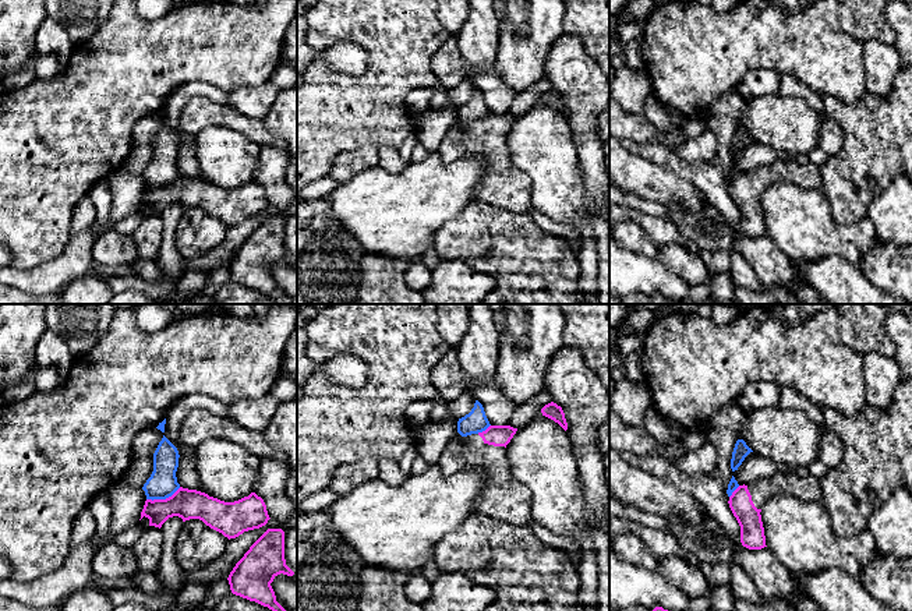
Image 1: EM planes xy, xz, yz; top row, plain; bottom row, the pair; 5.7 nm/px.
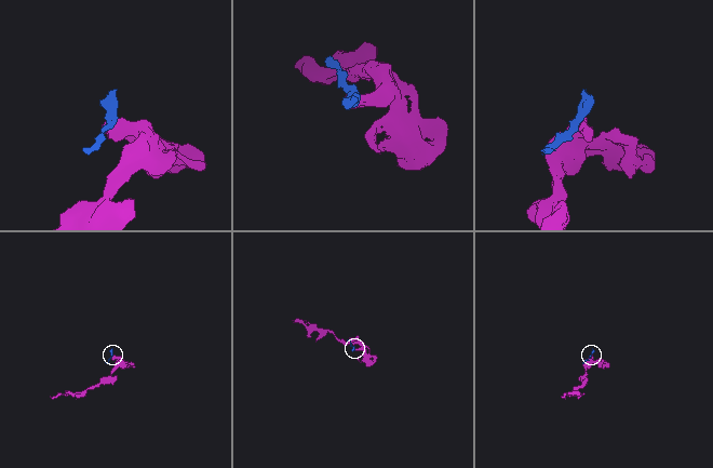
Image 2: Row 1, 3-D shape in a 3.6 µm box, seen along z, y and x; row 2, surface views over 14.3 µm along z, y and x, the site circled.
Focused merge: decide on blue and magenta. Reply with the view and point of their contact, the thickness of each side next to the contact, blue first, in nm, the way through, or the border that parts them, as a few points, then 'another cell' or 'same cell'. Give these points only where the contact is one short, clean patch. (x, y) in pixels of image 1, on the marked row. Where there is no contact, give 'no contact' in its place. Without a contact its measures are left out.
contact xy (163, 498); calibres 160 and 180 nm; border xy (180, 487), (165, 498), (147, 500); another cell

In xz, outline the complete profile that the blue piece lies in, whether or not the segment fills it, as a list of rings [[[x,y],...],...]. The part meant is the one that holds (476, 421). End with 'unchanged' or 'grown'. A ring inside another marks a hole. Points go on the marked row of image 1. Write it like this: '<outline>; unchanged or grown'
[[[476,400],[474,407],[469,414],[464,417],[459,418],[457,421],[457,432],[462,437],[467,437],[471,434],[478,434],[485,431],[489,427],[489,421],[485,416],[482,405]]]; unchanged

